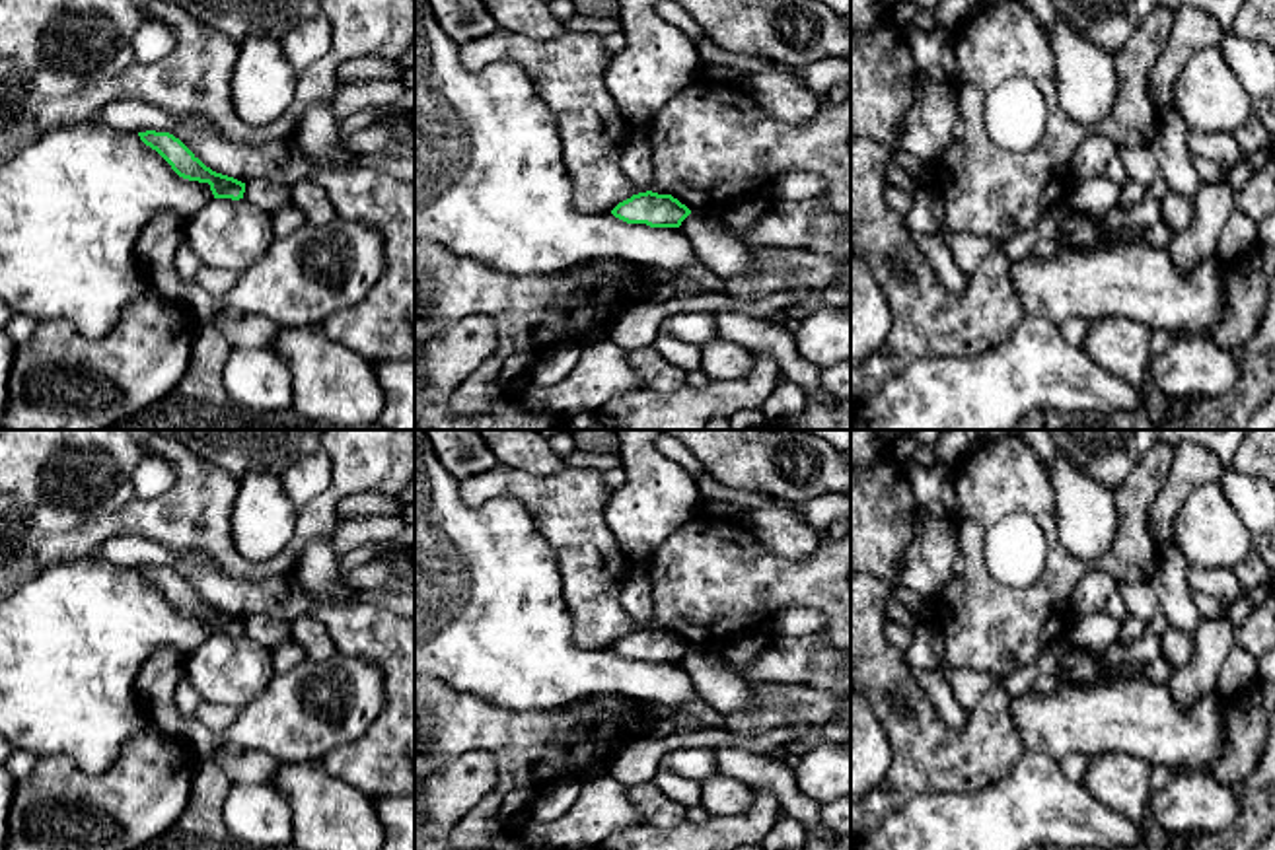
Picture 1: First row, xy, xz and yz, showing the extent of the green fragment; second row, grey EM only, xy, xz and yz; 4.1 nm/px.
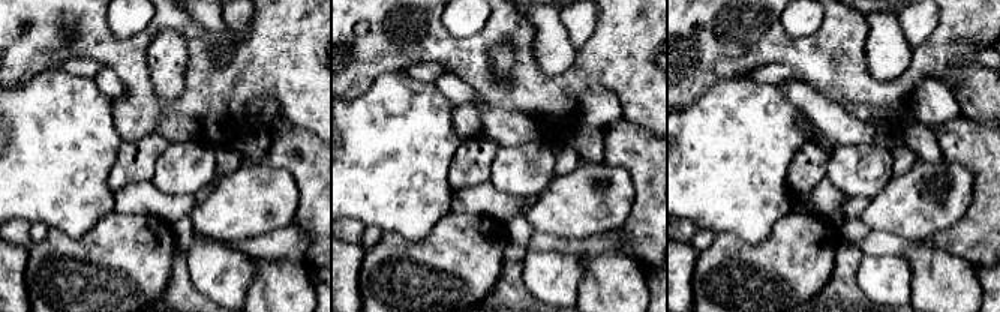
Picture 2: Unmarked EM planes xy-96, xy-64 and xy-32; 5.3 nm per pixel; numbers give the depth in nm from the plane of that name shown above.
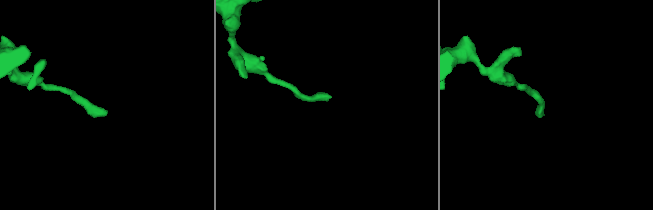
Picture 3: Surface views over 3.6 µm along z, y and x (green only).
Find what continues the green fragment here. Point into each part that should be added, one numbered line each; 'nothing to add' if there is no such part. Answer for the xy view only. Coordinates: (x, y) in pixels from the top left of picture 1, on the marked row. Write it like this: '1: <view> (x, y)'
nothing to add

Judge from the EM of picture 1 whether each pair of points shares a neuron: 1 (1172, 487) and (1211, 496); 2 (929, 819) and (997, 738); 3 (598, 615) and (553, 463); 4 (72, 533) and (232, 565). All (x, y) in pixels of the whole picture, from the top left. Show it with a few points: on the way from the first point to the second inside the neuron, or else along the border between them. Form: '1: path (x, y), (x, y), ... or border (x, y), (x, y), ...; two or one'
1: border (1219, 481), (1200, 485), (1186, 498), (1172, 531); two
2: border (997, 780), (968, 790), (921, 792), (908, 802); two
3: border (510, 465), (532, 473), (555, 473), (565, 467); two
4: path (111, 520), (187, 520), (193, 526); one

